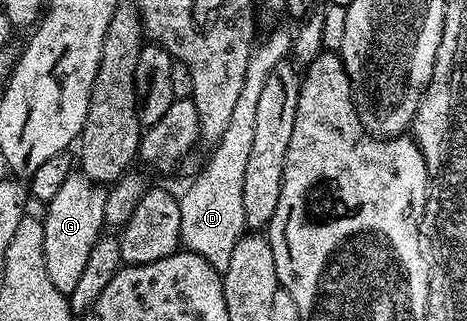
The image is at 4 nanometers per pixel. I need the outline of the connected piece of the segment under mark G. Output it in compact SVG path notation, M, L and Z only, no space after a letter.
M73 173L46 204L44 225L44 256L46 257L46 277L54 284L58 293L69 295L82 278L82 268L90 261L90 249L94 249L97 239L105 228L106 190L82 173Z

